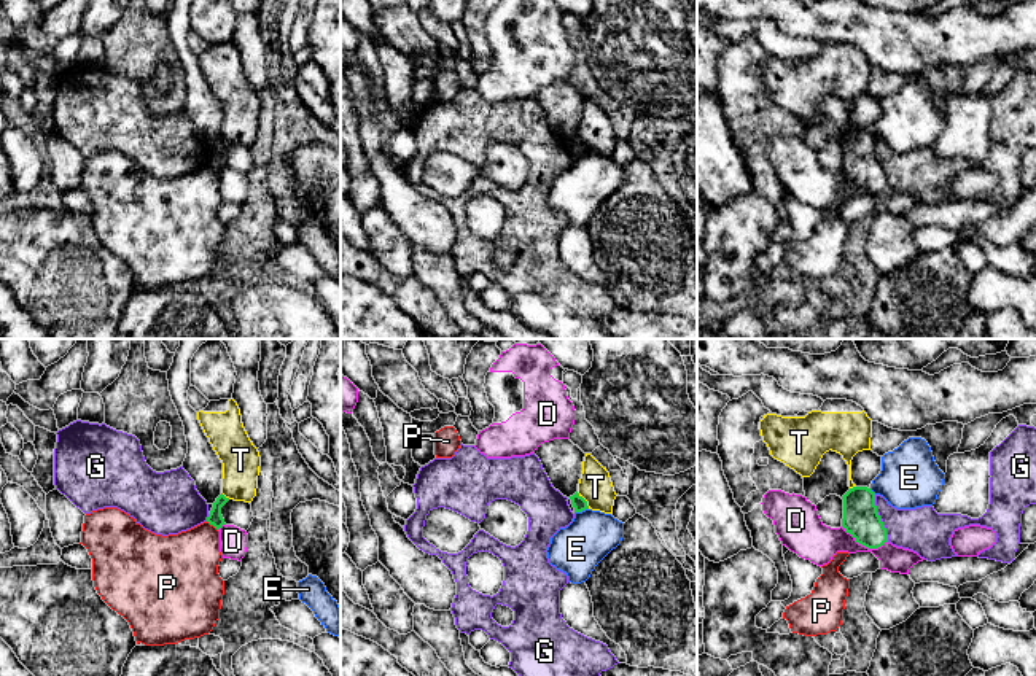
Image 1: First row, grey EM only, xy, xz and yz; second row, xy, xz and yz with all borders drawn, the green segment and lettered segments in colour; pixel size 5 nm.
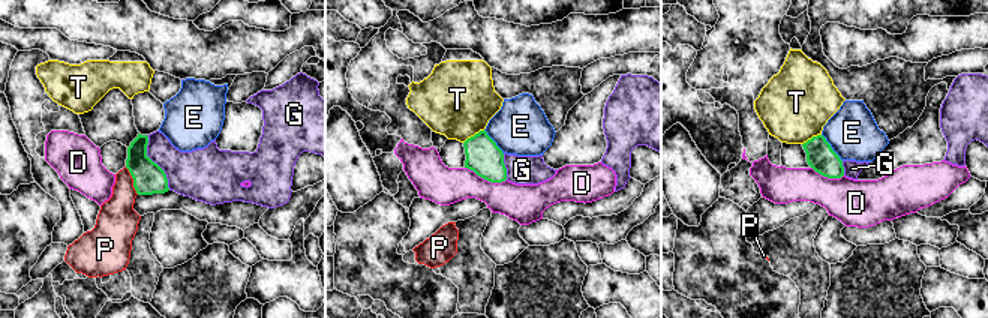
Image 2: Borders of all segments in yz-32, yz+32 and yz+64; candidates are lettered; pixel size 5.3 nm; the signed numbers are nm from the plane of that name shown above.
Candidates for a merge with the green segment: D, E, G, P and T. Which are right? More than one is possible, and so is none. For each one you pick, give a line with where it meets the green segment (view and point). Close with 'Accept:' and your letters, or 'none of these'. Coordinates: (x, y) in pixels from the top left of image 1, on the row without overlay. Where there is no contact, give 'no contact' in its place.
Accept: none of these

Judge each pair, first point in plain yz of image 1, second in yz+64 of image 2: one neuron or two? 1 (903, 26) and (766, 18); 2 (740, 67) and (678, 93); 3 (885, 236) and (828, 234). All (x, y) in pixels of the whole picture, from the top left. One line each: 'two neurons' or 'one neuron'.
1: two neurons
2: two neurons
3: one neuron

